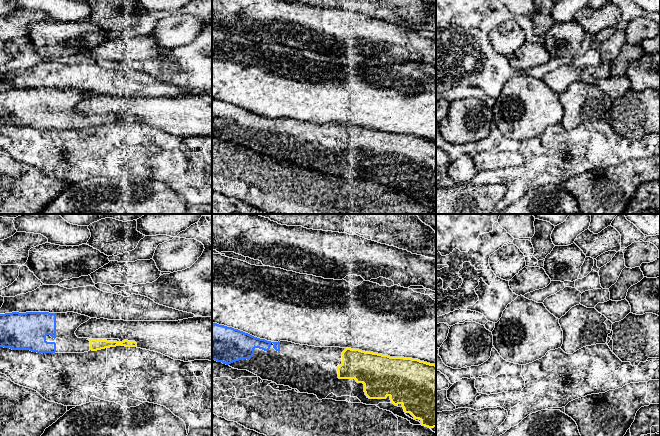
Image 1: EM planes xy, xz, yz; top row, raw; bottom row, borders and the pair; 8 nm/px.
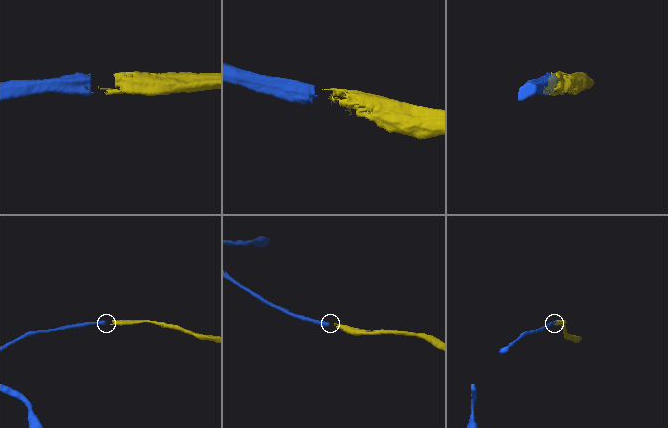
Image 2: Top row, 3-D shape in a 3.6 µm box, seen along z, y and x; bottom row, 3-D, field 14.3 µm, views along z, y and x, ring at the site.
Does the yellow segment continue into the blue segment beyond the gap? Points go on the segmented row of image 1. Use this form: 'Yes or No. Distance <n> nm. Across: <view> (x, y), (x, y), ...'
Yes. Distance 260 nm. Across: xy (87, 339), (55, 337)

